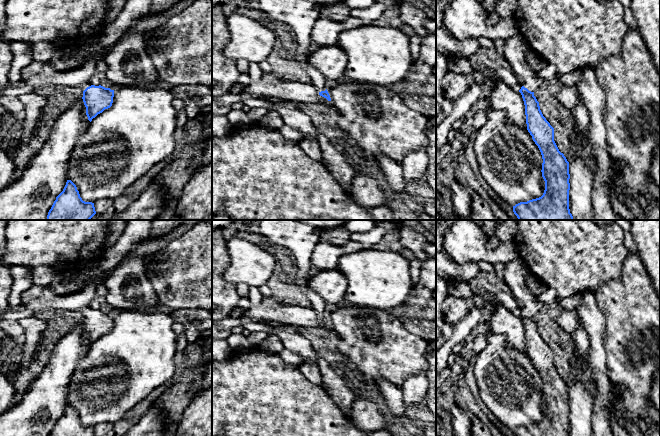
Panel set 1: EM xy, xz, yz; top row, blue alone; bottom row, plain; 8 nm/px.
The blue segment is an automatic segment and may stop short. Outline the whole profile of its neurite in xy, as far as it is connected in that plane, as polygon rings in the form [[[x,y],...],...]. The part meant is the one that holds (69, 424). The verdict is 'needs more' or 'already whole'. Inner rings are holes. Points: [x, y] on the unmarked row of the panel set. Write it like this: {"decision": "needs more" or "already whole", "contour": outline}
{"decision": "already whole", "contour": [[[67,404],[63,415],[56,421],[49,436],[96,436],[94,427],[85,426],[80,421],[79,415],[76,409],[71,405]]]}

